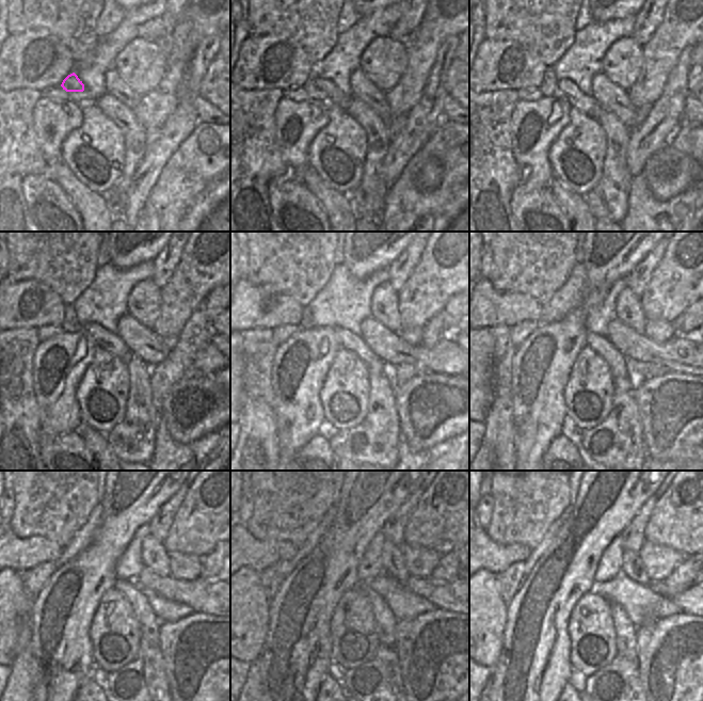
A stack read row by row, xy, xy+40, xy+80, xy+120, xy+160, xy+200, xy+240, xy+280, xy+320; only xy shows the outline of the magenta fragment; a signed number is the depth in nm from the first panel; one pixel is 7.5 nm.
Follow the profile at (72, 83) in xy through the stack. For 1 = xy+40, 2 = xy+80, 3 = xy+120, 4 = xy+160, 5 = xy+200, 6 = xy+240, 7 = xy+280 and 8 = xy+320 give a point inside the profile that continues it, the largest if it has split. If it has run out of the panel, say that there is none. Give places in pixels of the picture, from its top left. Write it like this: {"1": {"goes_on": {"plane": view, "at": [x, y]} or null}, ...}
{"1": {"goes_on": {"plane": "xy+40", "at": [335, 95]}}, "2": {"goes_on": {"plane": "xy+80", "at": [588, 105]}}, "3": {"goes_on": {"plane": "xy+120", "at": [111, 343]}}, "4": {"goes_on": {"plane": "xy+160", "at": [349, 340]}}, "5": {"goes_on": {"plane": "xy+200", "at": [617, 362]}}, "6": {"goes_on": {"plane": "xy+240", "at": [148, 623]}}, "7": {"goes_on": {"plane": "xy+280", "at": [385, 621]}}, "8": {"goes_on": {"plane": "xy+320", "at": [625, 631]}}}

